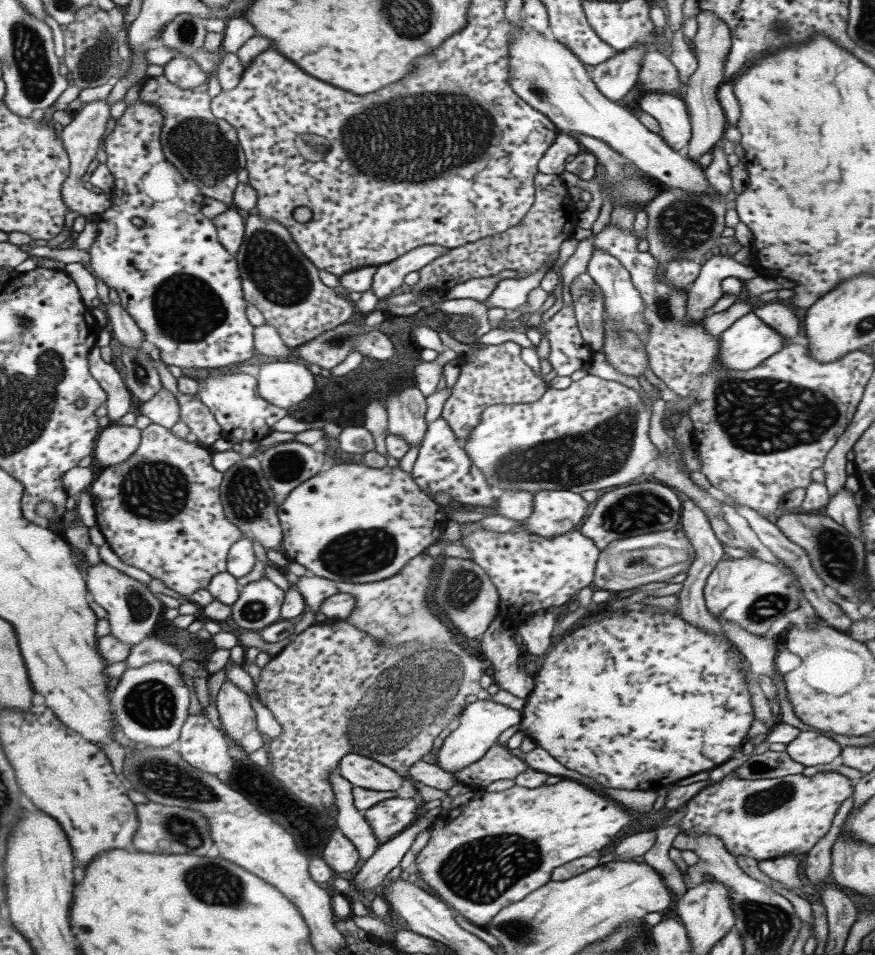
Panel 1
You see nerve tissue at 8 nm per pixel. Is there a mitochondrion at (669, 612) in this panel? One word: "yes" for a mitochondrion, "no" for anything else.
no

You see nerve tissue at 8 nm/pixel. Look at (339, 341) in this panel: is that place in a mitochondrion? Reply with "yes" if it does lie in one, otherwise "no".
yes

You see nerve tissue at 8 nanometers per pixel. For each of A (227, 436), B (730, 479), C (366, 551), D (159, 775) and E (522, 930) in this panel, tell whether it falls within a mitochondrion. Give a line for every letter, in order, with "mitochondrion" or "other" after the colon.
A: other
B: other
C: mitochondrion
D: mitochondrion
E: mitochondrion

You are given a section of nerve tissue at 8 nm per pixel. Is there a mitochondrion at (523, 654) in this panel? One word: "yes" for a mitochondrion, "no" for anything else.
no

